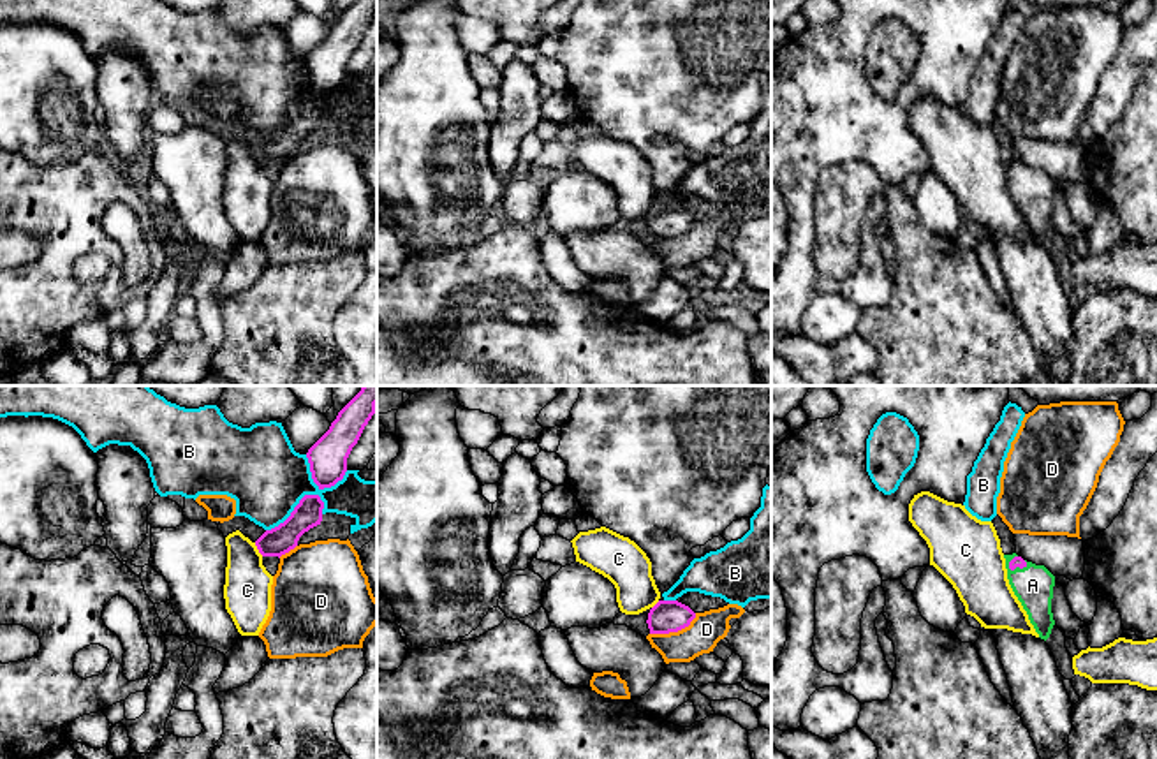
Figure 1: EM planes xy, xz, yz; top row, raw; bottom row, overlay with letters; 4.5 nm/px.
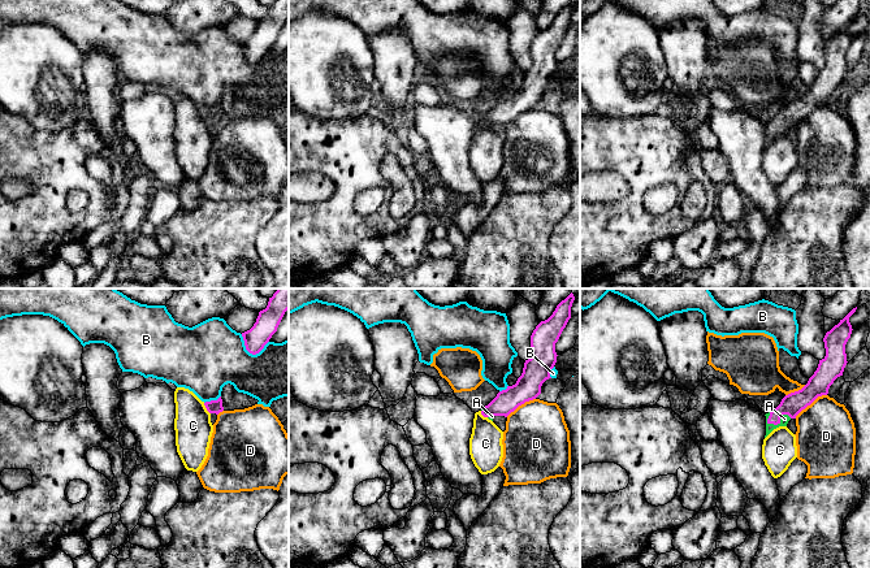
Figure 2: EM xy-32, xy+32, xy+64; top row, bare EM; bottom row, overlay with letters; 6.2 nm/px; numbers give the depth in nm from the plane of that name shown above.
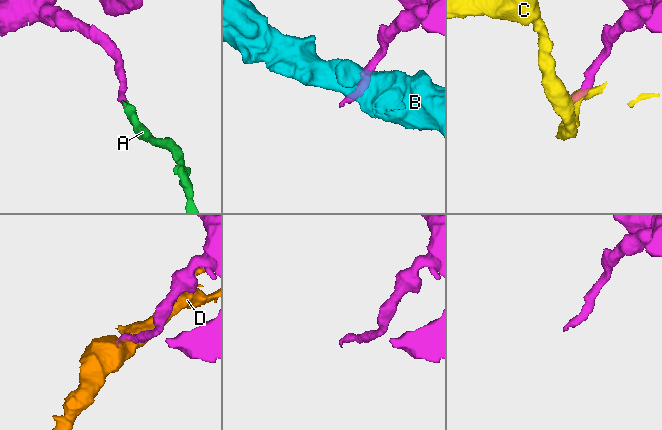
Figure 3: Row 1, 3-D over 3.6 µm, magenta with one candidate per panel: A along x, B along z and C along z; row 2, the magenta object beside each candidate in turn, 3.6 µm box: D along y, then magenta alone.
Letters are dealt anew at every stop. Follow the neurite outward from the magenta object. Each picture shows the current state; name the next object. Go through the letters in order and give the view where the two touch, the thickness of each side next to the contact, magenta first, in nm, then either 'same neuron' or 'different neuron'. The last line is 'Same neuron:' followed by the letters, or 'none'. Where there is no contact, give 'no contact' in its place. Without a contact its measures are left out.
A: meets magenta in yz; 50 nm thick on the magenta side, 180 nm on the other; same neuron
B: meets magenta in xy; 130 nm thick on the magenta side, 360 nm on the other; different neuron
C: meets magenta in xy; 130 nm thick on the magenta side, 220 nm on the other; different neuron
D: meets magenta in xz; 150 nm thick on the magenta side, 160 nm on the other; different neuron
Same neuron: A

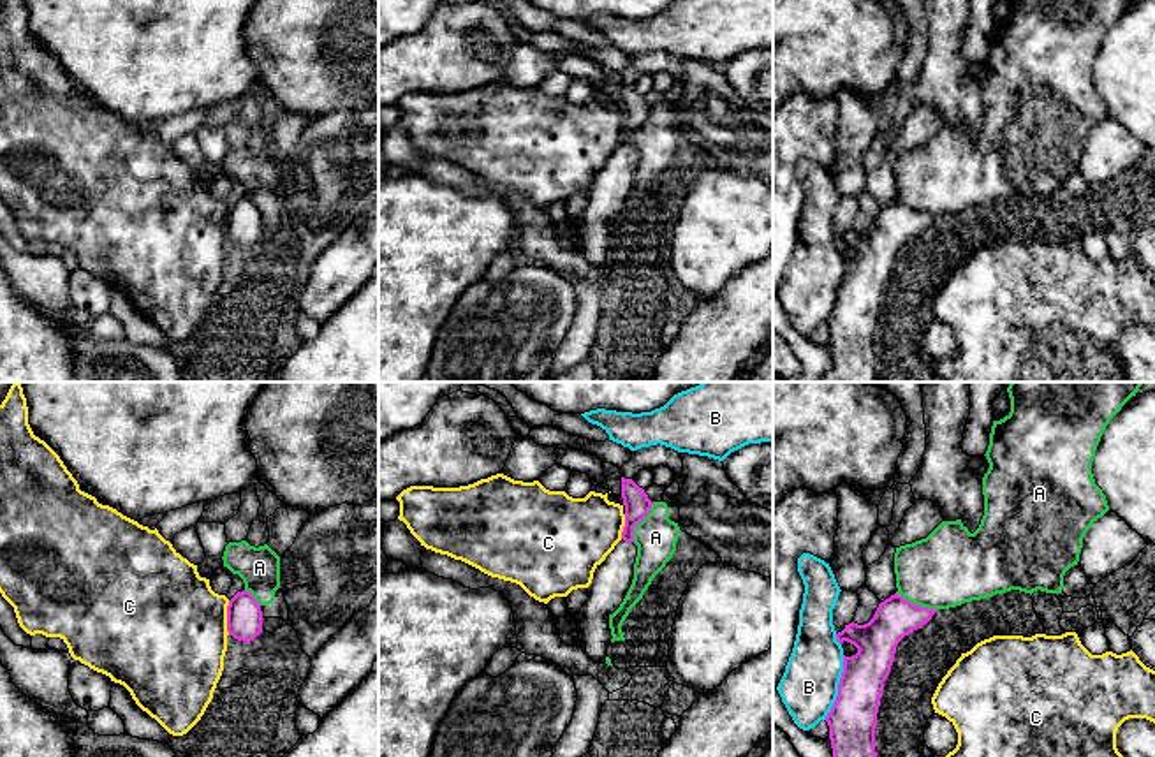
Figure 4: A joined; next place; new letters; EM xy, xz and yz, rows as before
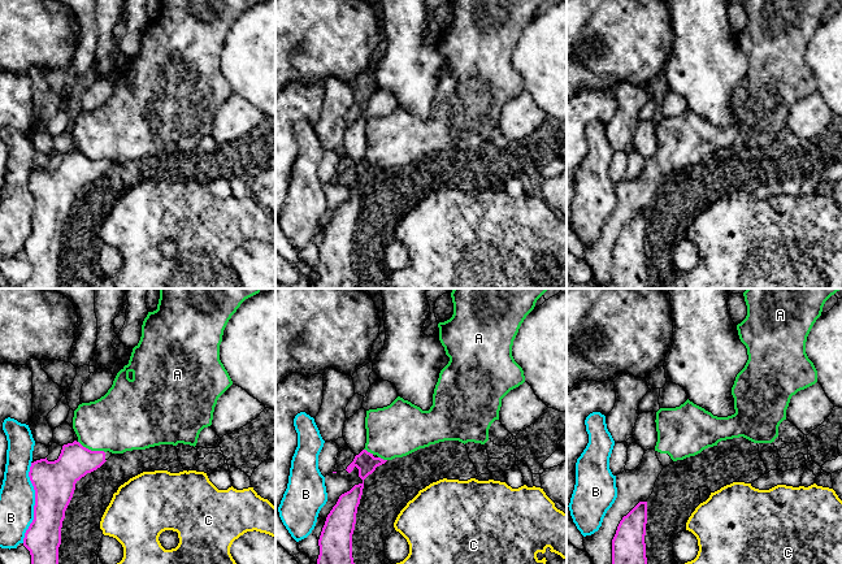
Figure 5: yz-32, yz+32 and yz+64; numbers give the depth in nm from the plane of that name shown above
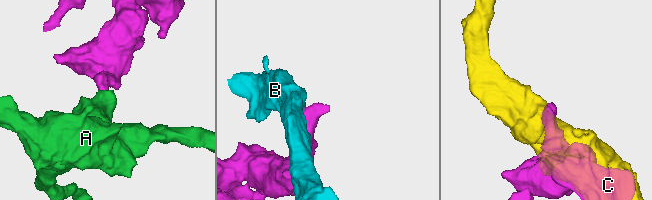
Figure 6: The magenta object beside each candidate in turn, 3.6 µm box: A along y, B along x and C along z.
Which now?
A: meets magenta in xz; 120 nm thick on the magenta side, 190 nm on the other; different neuron
B: meets magenta in yz; 220 nm thick on the magenta side, 260 nm on the other; different neuron
C: meets magenta in xy; 160 nm thick on the magenta side, 480 nm on the other; different neuron
Same neuron: none

